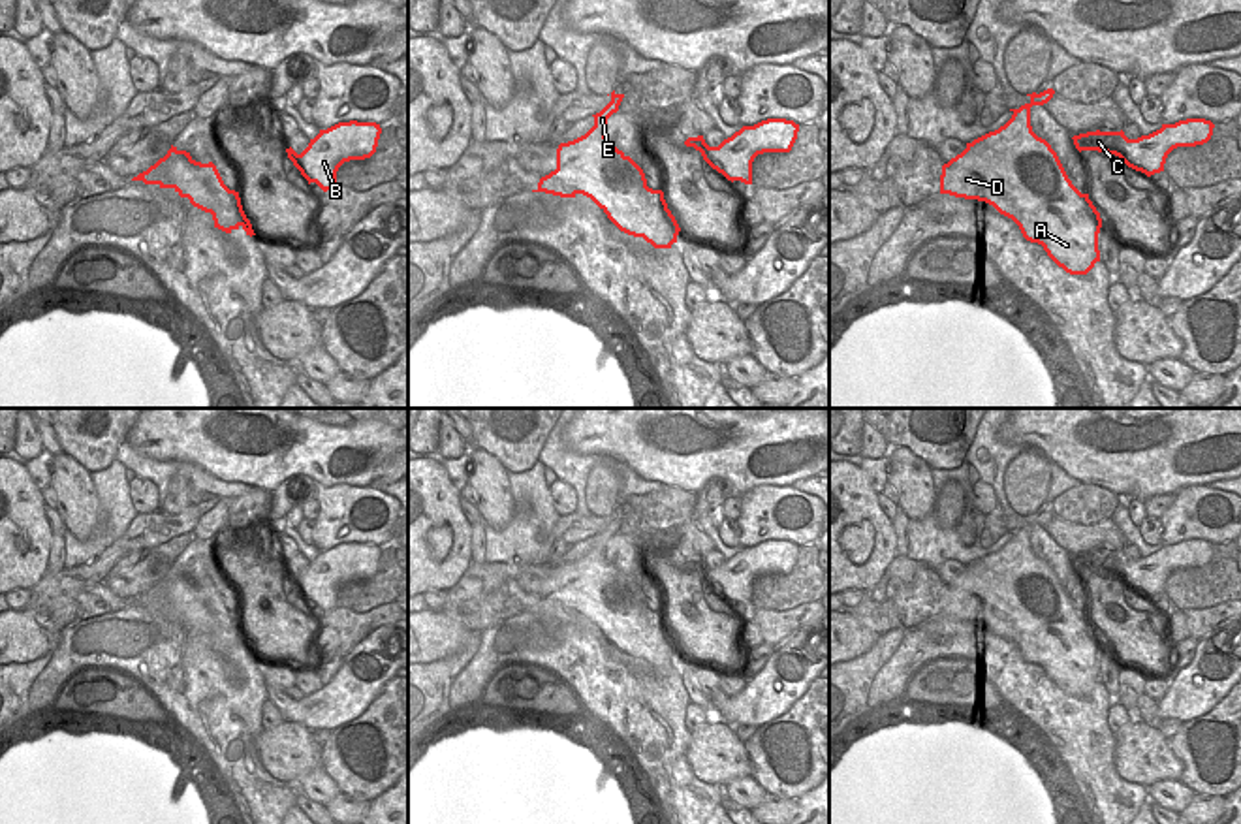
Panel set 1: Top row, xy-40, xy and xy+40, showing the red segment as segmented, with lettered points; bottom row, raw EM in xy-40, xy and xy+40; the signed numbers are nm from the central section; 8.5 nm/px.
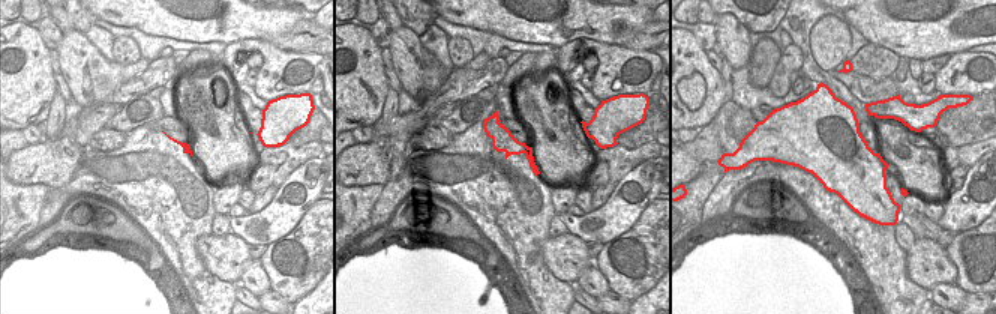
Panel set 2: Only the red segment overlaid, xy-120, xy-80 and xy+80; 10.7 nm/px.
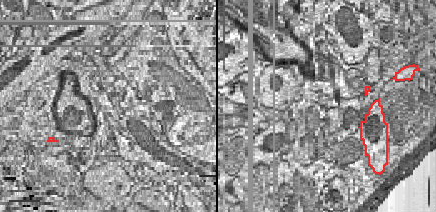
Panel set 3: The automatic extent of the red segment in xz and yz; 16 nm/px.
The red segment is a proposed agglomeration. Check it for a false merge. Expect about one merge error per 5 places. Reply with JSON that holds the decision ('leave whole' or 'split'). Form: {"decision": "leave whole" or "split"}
{"decision": "leave whole"}

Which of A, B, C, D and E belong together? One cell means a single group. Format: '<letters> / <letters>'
A B C D E

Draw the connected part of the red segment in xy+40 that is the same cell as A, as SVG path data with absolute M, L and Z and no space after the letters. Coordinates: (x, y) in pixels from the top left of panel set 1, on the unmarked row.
M1055 512L1027 515L1029 525L1010 531L1012 540L989 553L942 587L940 615L978 621L1012 640L1023 658L1044 668L1047 677L1070 696L1087 696L1100 683L1098 655L1102 640L1089 615L1081 615L1068 600L1057 574L1030 547L1030 529L1044 527Z

